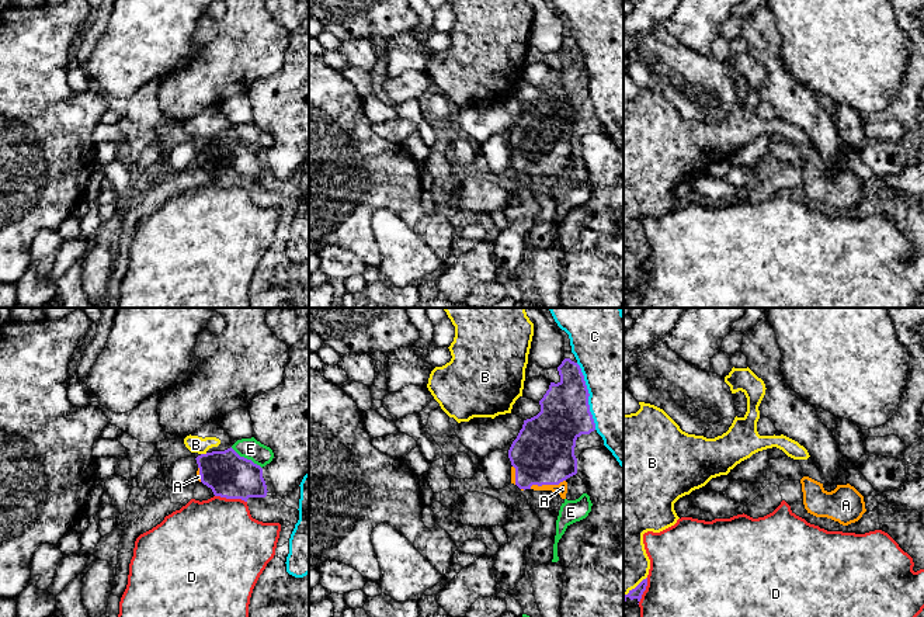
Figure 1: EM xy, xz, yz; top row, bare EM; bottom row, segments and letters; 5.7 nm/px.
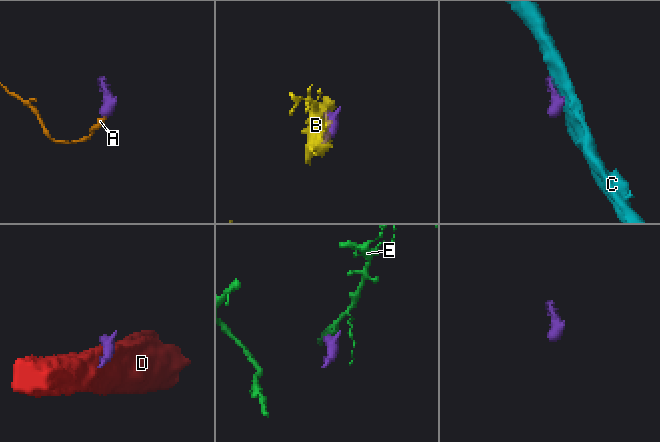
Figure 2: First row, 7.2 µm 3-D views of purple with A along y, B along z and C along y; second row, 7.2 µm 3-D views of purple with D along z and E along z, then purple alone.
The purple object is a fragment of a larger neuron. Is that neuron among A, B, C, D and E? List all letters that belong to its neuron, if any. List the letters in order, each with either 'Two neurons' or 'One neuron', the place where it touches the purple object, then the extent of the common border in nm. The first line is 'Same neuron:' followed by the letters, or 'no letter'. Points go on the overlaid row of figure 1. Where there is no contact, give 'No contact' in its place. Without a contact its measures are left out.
Same neuron: A
A: One neuron. Touches purple at xz (546, 484). Shared border 220 nm
B: Two neurons. Touches purple at xy (204, 454). Shared border 40 nm
C: Two neurons. Touches purple at xz (589, 395). Shared border 400 nm
D: Two neurons. Touches purple at xy (230, 498). Shared border 190 nm
E: Two neurons. Touches purple at xy (246, 458). Shared border 220 nm

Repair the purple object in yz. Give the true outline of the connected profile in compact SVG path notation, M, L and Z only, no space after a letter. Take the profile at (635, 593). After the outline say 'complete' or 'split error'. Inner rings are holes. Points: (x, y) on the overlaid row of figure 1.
M647 578L643 579L635 589L623 595L623 617L640 617L639 602L647 586Z | split error

